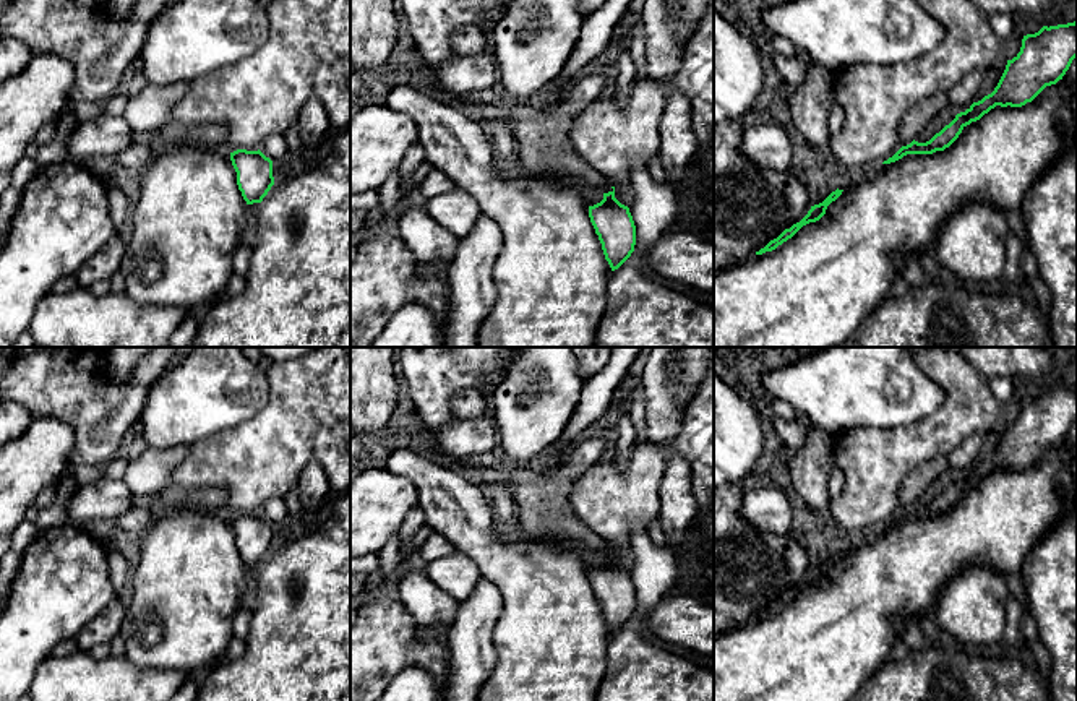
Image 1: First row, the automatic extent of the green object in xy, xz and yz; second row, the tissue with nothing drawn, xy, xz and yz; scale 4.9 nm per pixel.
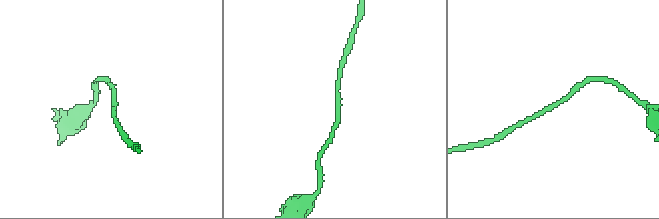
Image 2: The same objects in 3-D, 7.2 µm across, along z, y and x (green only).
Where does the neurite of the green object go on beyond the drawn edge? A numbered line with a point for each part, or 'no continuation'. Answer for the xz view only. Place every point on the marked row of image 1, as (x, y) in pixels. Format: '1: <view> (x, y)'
no continuation

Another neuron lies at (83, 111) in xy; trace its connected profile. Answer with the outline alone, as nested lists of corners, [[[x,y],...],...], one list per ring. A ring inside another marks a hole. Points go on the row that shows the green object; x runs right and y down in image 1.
[[[70,101],[63,112],[71,112],[78,120],[94,120],[102,117],[101,102],[76,102]]]

